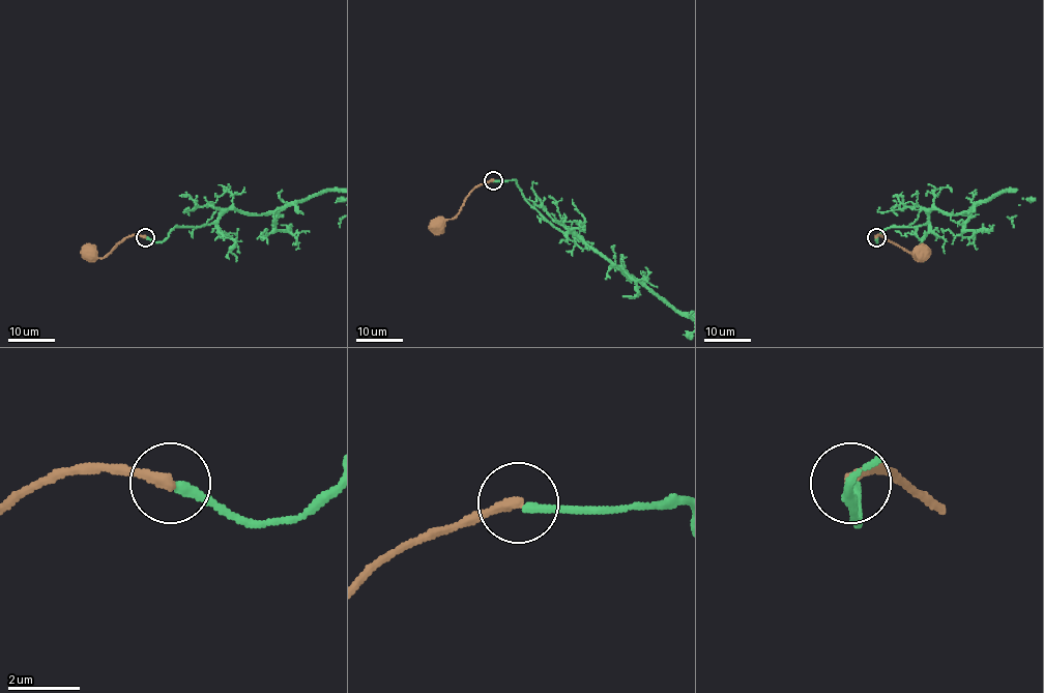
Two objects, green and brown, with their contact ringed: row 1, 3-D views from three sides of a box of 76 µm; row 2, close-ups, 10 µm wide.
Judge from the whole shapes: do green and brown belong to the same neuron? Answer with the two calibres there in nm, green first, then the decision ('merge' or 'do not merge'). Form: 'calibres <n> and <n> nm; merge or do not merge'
calibres 260 and 320 nm; merge

